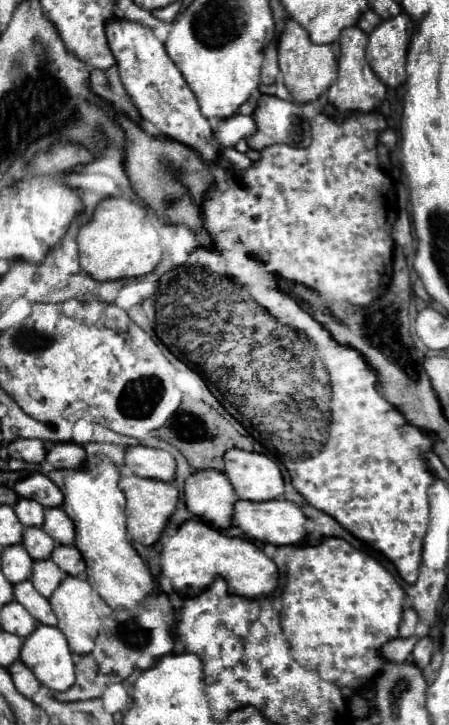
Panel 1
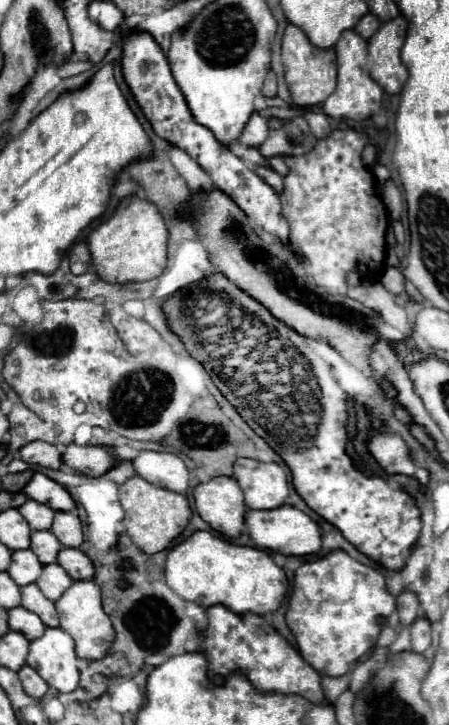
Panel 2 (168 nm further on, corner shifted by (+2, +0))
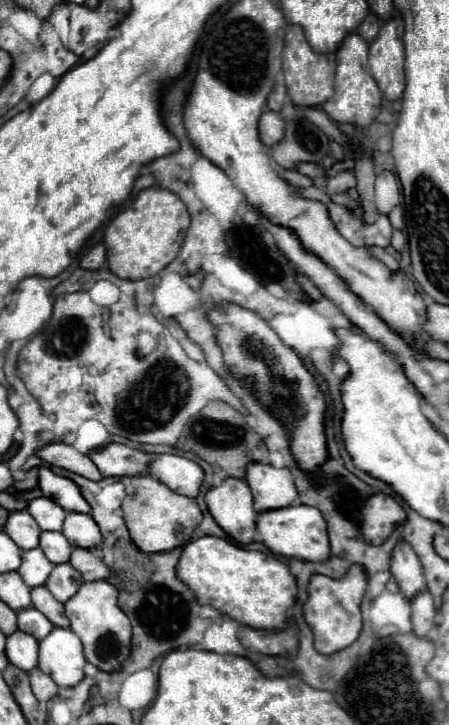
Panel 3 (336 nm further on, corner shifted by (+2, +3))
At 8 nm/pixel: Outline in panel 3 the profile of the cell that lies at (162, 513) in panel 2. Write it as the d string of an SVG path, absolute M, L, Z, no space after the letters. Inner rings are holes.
M134 476L128 478L126 486L126 498L122 502L124 520L130 532L130 538L142 552L170 552L178 546L184 546L190 542L192 532L202 522L202 512L196 504L196 500L172 492L166 484L156 480L154 476Z

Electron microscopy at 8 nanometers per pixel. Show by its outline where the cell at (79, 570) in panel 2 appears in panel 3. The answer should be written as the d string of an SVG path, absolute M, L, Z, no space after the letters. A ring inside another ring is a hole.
M74 548L70 564L84 576L84 580L108 580L110 578L110 568L90 550L84 548Z

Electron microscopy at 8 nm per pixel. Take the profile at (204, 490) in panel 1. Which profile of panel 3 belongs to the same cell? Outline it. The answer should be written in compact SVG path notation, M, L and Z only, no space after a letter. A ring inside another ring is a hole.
M228 478L222 486L208 490L206 504L218 526L236 542L250 544L256 538L256 518L252 492L244 480Z

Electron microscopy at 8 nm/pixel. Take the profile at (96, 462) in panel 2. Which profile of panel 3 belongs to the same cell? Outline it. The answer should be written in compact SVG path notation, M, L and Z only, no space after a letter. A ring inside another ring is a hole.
M108 444L102 450L90 454L94 464L100 468L102 476L140 476L148 472L152 454L130 448L126 444Z

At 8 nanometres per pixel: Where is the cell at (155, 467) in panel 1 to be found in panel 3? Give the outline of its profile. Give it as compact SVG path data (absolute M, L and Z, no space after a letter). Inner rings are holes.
M158 454L148 472L162 480L170 490L196 498L202 488L204 480L204 470L194 462L184 456L174 456L174 454Z

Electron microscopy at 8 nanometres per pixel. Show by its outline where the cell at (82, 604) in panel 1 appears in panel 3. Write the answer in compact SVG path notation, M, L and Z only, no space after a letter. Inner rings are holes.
M108 580L84 582L76 596L72 596L66 604L66 616L70 620L70 628L78 634L84 644L84 656L90 664L104 672L122 670L124 660L130 656L130 618L118 608L118 590Z

